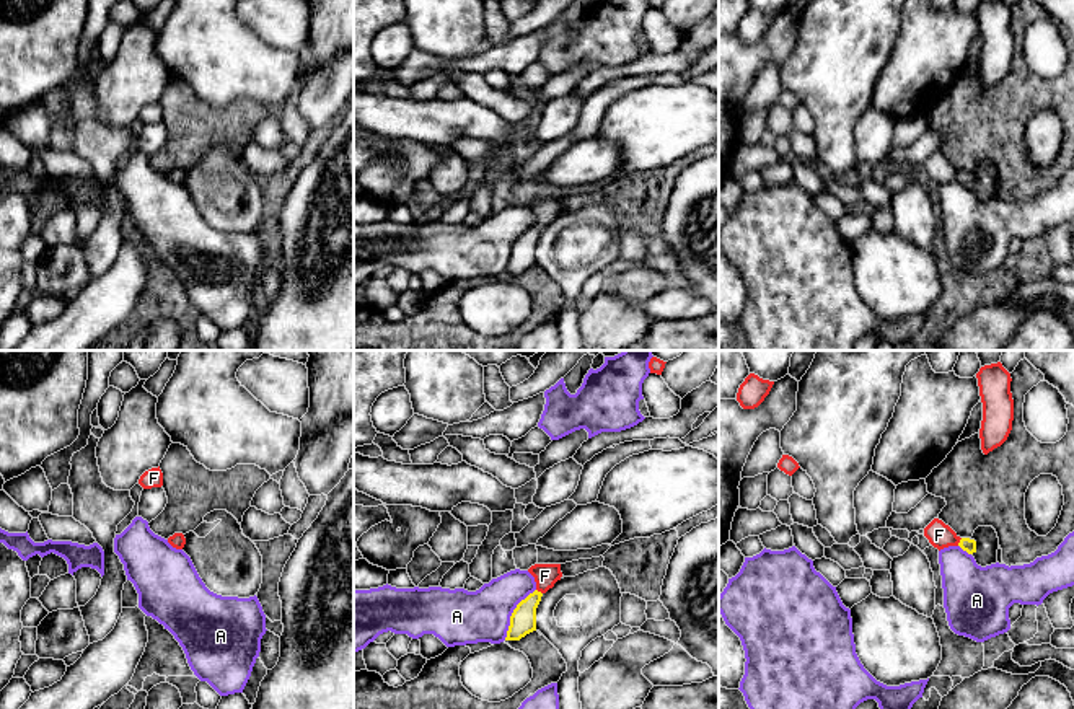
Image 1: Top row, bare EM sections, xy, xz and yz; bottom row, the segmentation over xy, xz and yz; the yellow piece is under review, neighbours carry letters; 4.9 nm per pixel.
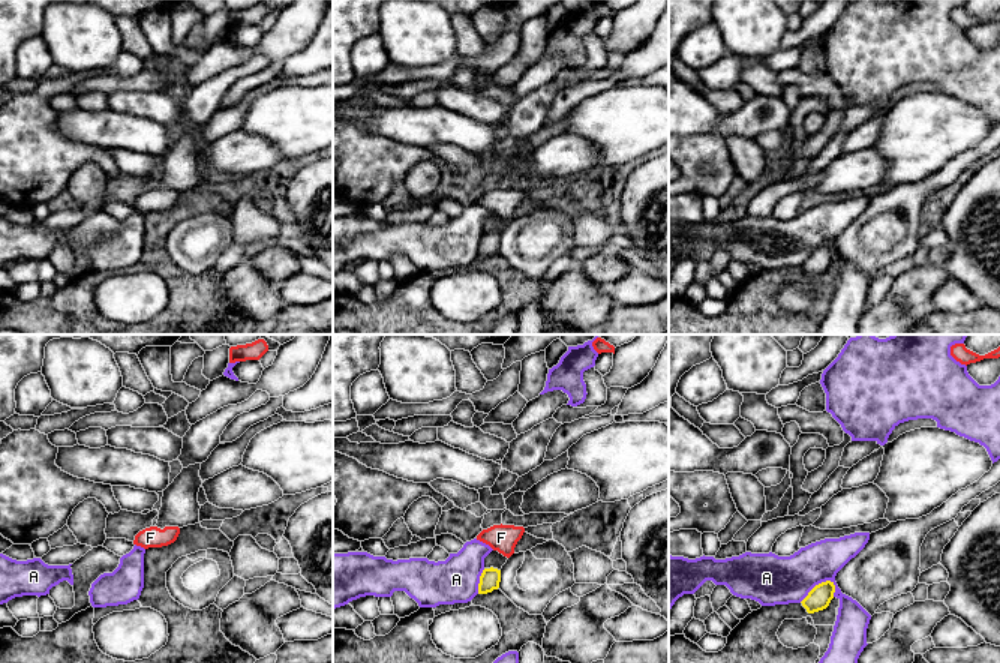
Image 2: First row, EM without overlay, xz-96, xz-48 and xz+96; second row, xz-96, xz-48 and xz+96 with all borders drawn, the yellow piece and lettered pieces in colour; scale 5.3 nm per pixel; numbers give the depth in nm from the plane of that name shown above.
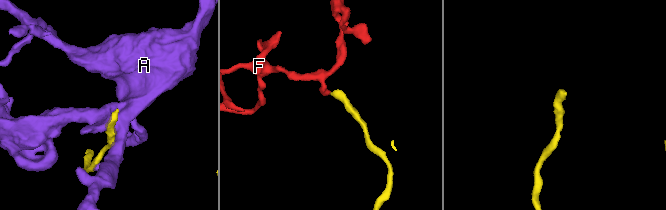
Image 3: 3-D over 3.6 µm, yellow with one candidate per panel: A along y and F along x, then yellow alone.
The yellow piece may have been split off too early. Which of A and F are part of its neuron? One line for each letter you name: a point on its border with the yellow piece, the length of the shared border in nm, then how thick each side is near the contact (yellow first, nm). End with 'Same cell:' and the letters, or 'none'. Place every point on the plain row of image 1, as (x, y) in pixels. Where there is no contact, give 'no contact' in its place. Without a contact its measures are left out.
F: yz (960, 176) | 50 nm | 70/120 nm
Same cell: F

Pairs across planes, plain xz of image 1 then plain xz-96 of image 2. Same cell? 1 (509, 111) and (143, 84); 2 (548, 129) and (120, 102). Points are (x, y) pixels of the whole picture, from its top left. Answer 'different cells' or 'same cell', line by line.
1: different cells
2: different cells

